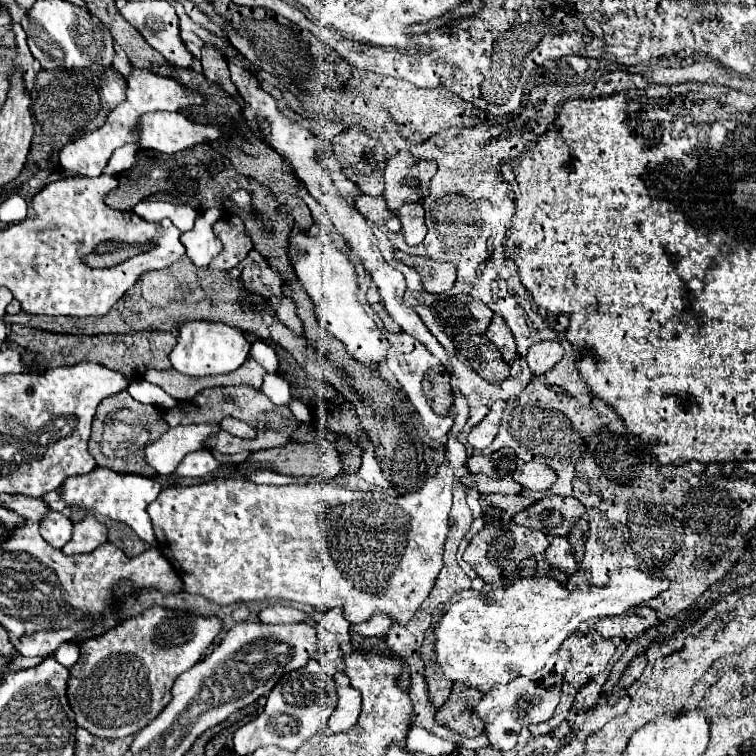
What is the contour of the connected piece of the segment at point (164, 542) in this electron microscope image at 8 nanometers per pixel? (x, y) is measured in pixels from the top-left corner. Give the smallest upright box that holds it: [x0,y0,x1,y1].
[147,389,469,623]

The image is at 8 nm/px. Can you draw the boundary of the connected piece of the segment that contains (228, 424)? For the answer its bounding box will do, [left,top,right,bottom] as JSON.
[221,417,257,439]

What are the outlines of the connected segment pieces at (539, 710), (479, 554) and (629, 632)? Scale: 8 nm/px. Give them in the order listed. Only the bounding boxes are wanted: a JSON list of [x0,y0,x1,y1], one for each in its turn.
[[477,649,569,751],[463,519,549,583],[595,607,659,639]]

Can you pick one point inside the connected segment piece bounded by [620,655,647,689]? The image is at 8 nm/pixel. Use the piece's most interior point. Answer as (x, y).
(635, 669)

